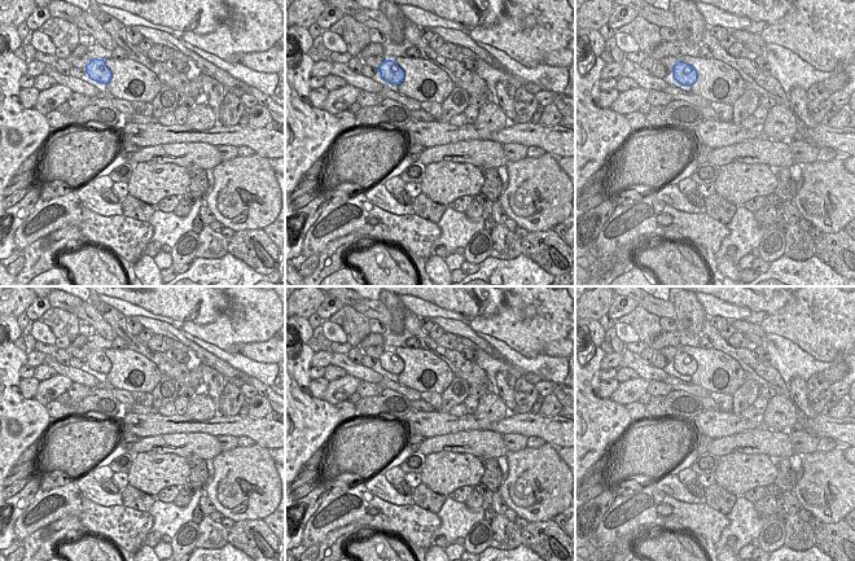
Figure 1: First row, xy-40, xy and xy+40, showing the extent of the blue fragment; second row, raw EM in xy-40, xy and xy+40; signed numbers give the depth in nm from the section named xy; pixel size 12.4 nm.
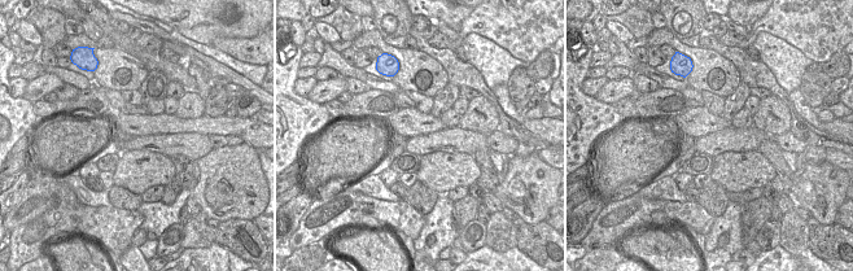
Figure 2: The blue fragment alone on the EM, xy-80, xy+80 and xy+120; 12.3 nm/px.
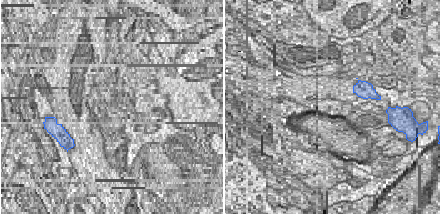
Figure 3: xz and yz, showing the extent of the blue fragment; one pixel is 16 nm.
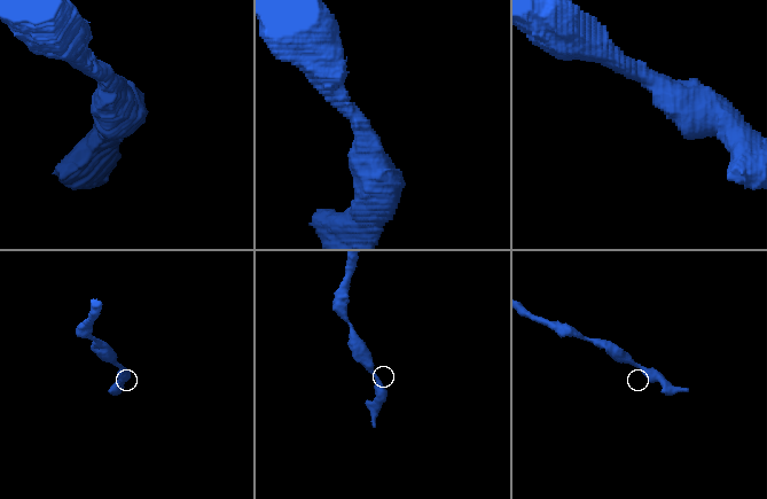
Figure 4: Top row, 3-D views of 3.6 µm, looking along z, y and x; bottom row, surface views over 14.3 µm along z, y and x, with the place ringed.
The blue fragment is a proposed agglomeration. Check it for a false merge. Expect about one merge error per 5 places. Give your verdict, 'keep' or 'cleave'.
keep

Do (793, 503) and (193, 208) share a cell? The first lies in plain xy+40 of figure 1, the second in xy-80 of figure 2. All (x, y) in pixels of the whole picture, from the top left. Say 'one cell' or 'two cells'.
one cell

